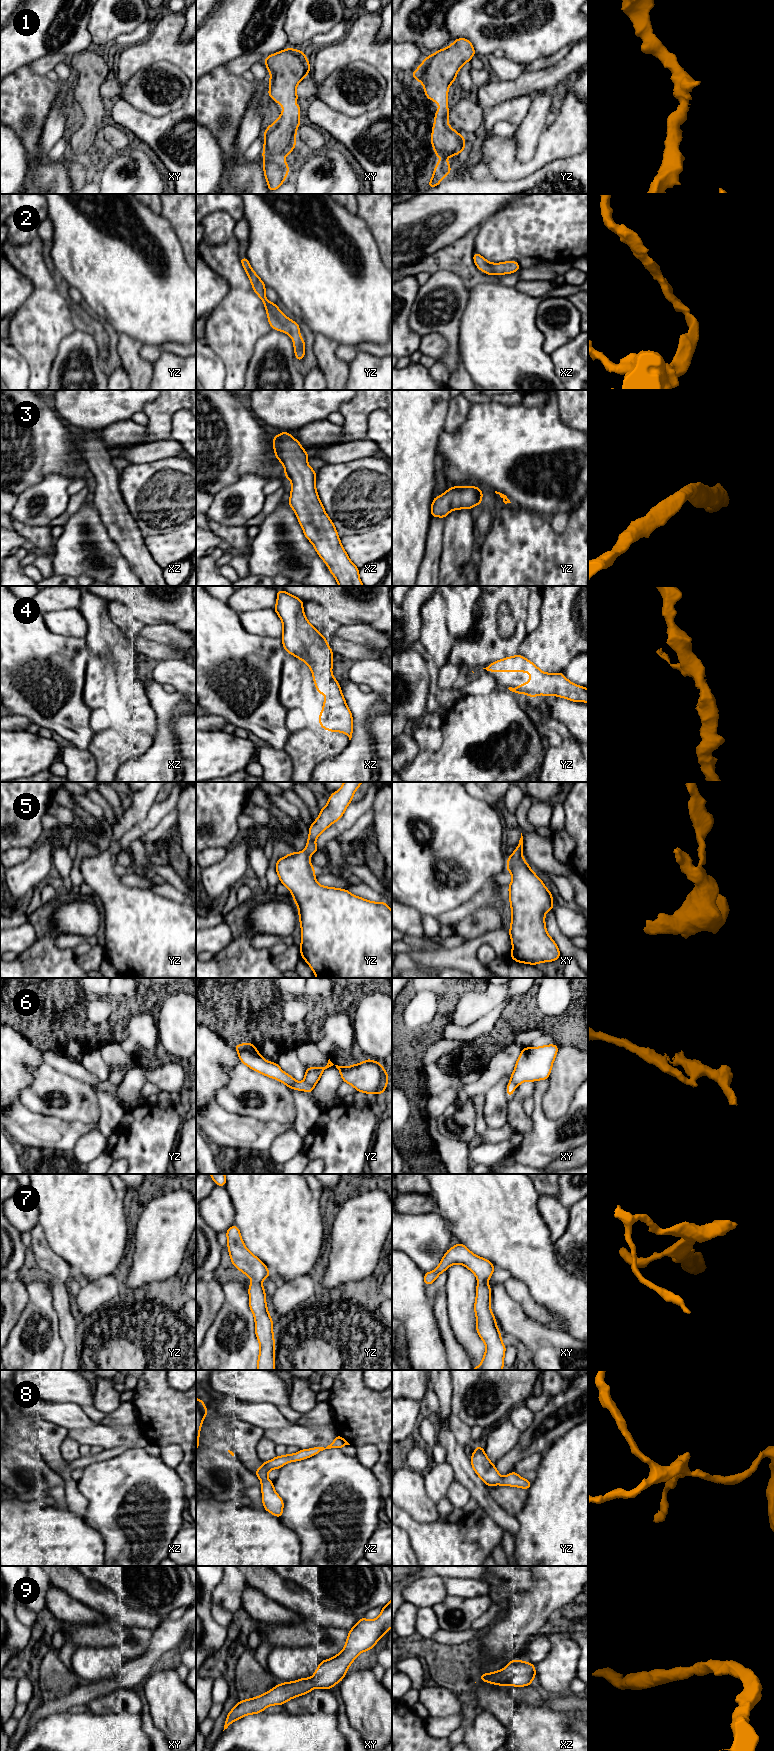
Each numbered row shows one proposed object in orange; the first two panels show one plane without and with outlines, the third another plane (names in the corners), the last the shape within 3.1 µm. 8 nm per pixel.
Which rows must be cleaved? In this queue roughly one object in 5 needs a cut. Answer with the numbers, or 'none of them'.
6

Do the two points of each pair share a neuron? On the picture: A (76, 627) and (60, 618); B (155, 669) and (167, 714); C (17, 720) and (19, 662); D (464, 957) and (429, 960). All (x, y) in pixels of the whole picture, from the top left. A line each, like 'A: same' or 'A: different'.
A: same
B: different
C: different
D: same

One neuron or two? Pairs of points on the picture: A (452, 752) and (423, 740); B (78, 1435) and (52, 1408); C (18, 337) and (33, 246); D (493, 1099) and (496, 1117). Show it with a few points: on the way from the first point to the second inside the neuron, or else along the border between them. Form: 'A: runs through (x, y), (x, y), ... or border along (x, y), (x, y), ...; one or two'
A: border along (439, 729), (442, 744), (434, 751), (420, 751); two
B: border along (95, 1425), (86, 1429), (69, 1429), (67, 1431); two
C: runs through (39, 314), (39, 274), (35, 269); one
D: runs through (495, 1103), (495, 1113); one

